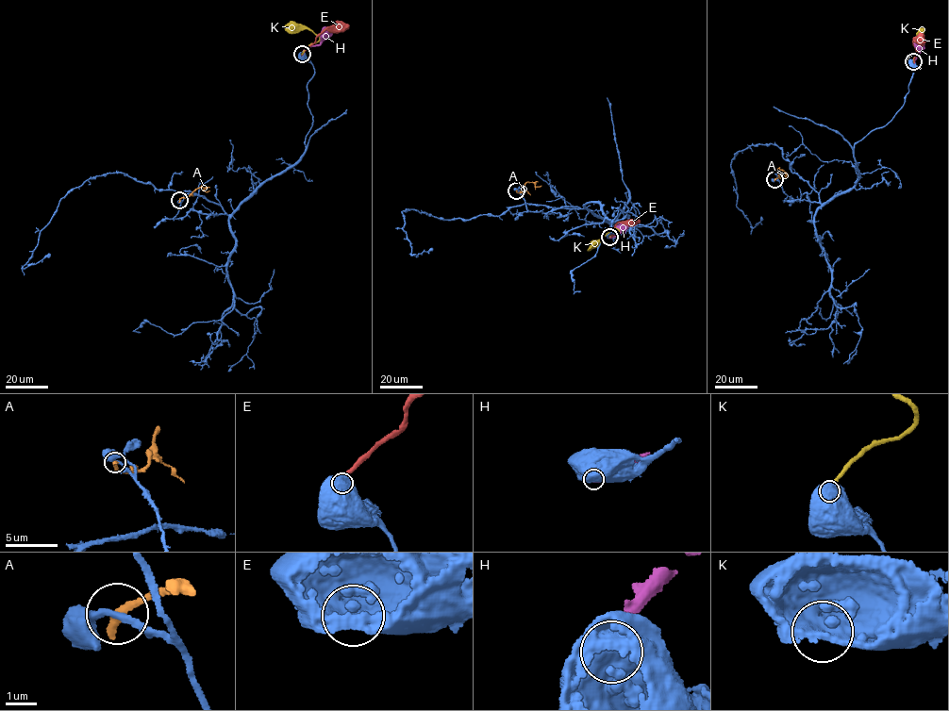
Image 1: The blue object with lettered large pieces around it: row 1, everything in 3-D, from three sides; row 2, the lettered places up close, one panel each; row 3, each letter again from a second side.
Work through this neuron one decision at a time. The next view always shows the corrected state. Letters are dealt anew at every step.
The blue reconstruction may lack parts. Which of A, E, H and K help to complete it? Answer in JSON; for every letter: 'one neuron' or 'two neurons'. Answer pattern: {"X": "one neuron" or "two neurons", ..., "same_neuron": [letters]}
{"A": "two neurons", "E": "two neurons", "H": "two neurons", "K": "two neurons", "same_neuron": []}

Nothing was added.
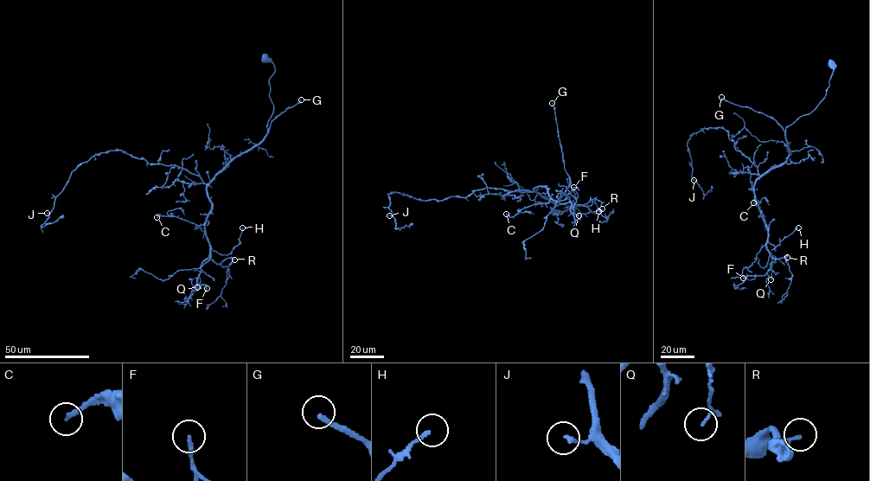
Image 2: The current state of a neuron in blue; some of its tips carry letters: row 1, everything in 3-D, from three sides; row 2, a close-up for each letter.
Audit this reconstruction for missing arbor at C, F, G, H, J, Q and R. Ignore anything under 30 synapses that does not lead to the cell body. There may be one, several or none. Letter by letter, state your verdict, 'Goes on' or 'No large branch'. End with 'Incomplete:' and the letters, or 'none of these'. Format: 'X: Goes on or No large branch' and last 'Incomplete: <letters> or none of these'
C: Goes on
F: No large branch
G: Goes on
H: No large branch
J: No large branch
Q: No large branch
R: Goes on
Incomplete: C, G, R

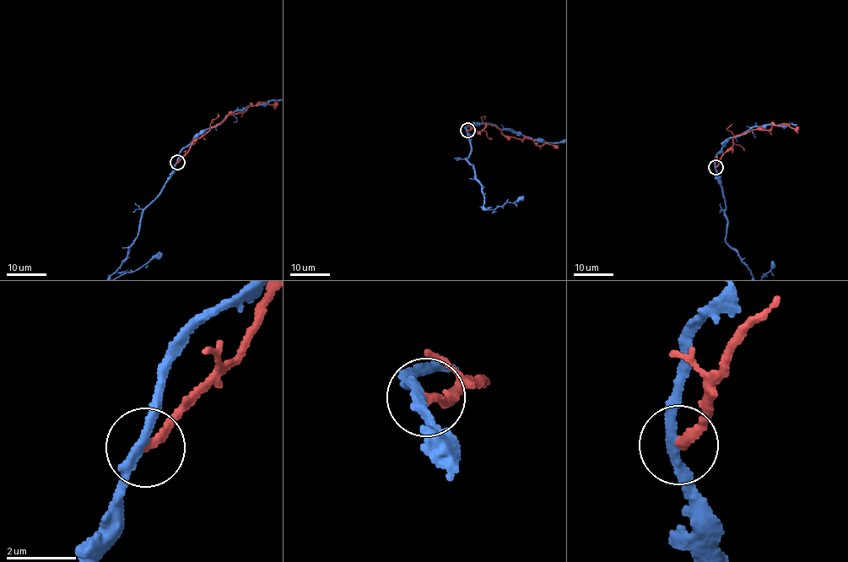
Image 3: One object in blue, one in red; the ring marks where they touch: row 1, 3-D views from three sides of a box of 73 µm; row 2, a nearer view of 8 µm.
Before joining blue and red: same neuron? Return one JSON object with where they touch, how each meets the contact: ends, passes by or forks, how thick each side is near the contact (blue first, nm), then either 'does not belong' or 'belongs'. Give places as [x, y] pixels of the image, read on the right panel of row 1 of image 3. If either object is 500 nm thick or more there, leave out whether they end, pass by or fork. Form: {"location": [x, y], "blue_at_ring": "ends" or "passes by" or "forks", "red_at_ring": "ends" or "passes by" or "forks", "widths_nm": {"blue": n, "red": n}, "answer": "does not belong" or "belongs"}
{"location": [715, 167], "blue_at_ring": "passes by", "red_at_ring": "ends", "widths_nm": {"blue": 240, "red": 220}, "answer": "does not belong"}

